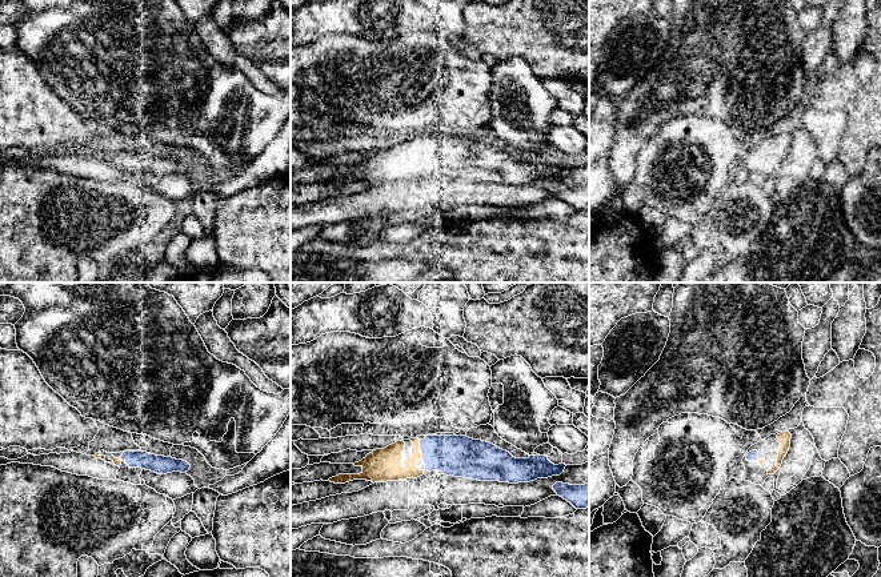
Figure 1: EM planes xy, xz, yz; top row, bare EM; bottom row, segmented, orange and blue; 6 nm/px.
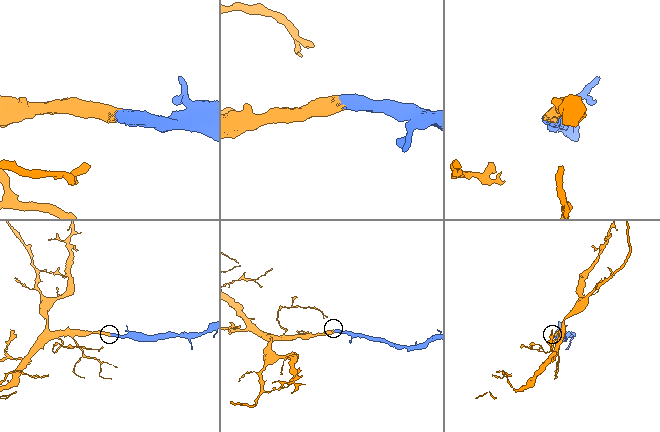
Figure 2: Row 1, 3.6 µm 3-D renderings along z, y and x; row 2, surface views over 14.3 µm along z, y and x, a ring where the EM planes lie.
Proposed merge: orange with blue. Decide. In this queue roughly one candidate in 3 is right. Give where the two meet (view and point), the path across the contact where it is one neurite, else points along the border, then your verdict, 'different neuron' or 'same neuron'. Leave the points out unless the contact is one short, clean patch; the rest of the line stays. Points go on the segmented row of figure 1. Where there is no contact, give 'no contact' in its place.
contact xz (419, 445); same neuron

